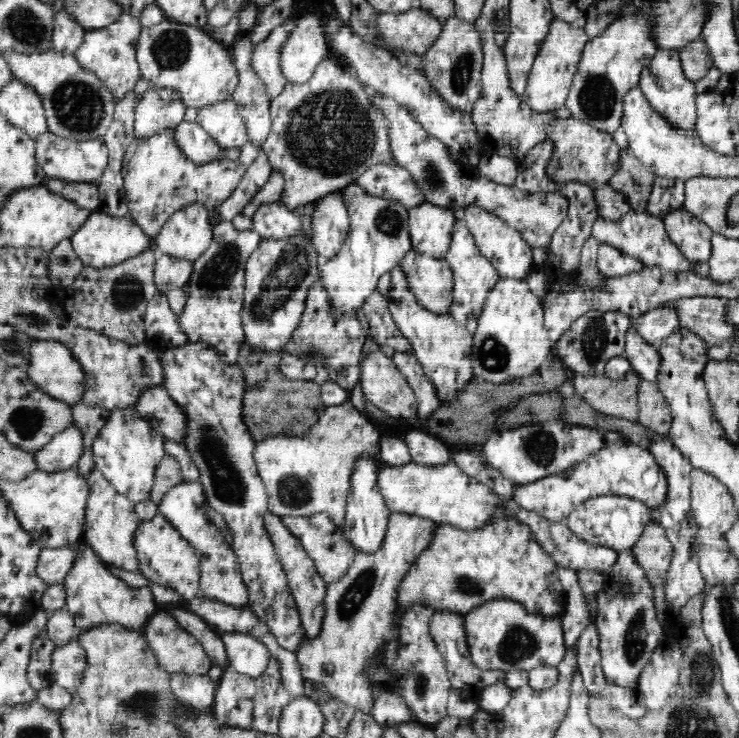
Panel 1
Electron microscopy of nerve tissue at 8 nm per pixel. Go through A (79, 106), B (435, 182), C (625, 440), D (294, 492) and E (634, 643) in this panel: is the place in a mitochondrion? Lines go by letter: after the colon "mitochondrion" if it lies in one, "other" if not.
A: mitochondrion
B: mitochondrion
C: other
D: mitochondrion
E: mitochondrion

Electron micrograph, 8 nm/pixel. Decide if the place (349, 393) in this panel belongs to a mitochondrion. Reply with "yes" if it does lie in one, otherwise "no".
no

